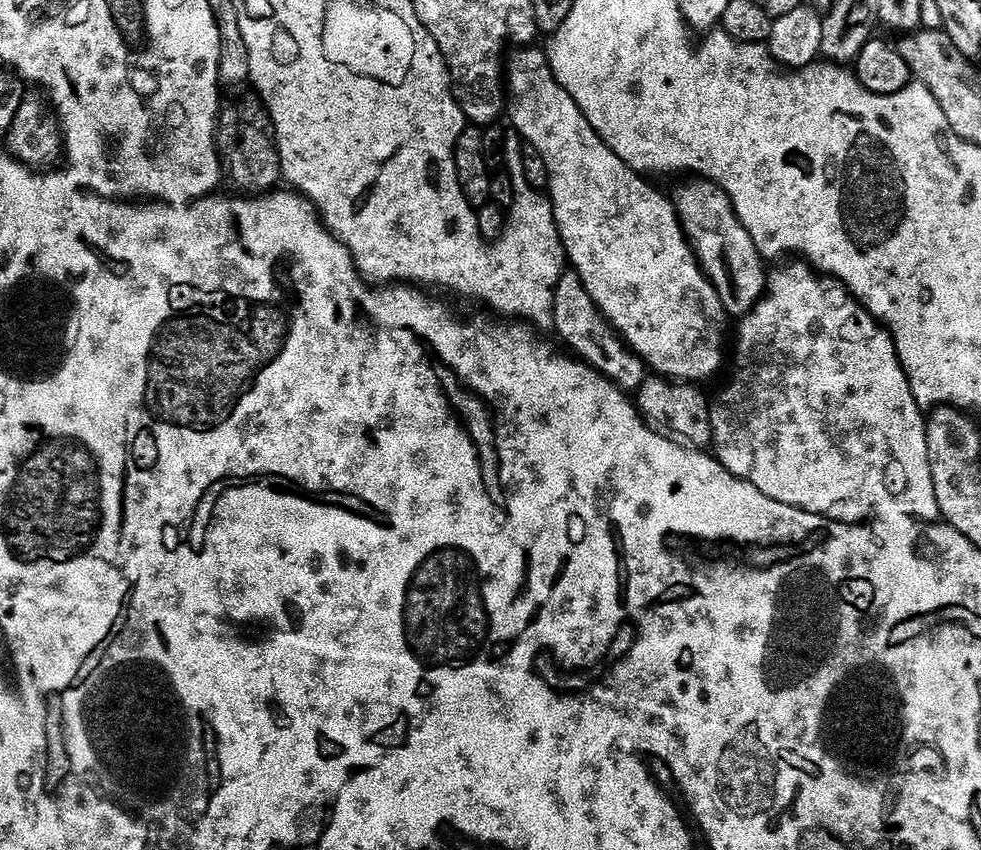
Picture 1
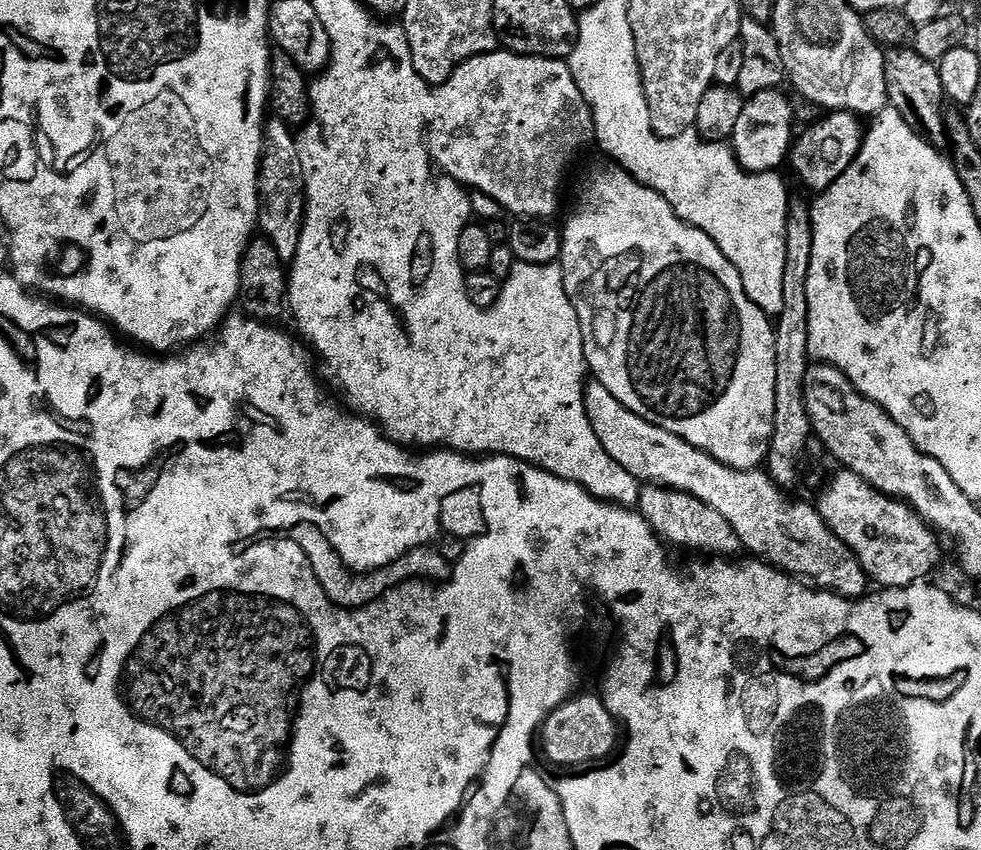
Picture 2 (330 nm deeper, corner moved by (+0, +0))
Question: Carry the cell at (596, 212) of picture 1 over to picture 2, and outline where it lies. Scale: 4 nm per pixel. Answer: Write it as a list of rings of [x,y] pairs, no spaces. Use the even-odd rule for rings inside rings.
[[[619,166],[600,168],[588,180],[588,185],[580,192],[580,205],[576,213],[562,228],[560,241],[559,266],[564,272],[566,294],[578,314],[578,322],[582,326],[584,339],[584,359],[589,373],[622,402],[626,410],[638,414],[646,422],[659,428],[670,430],[678,438],[690,442],[698,450],[710,454],[718,462],[736,468],[740,472],[751,472],[759,469],[768,459],[770,441],[774,430],[774,382],[776,381],[776,363],[774,362],[774,338],[776,329],[773,321],[761,308],[753,302],[742,286],[742,278],[738,270],[718,250],[718,246],[705,232],[686,223],[654,190],[638,181]]]

